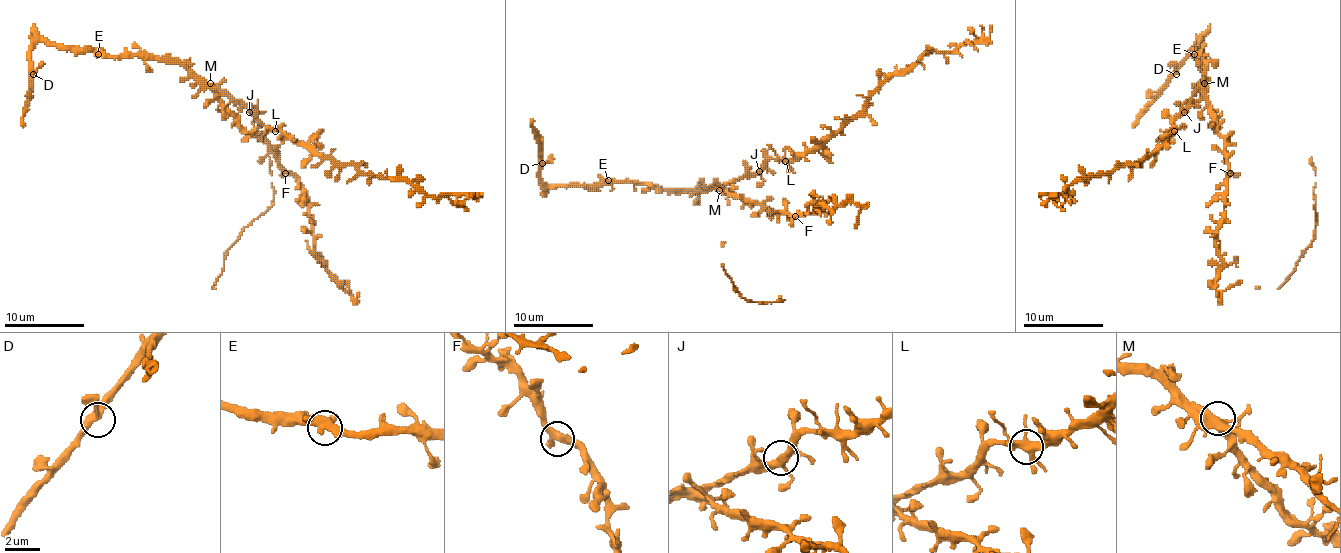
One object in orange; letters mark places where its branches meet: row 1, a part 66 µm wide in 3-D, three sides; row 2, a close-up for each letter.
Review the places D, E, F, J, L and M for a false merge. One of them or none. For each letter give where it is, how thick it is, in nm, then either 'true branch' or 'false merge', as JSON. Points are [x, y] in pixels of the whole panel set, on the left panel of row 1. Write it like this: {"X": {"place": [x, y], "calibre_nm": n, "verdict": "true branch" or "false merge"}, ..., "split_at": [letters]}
{"D": {"place": [33, 74], "calibre_nm": 360, "verdict": "true branch"}, "E": {"place": [98, 54], "calibre_nm": 360, "verdict": "true branch"}, "F": {"place": [285, 173], "calibre_nm": 360, "verdict": "true branch"}, "J": {"place": [249, 112], "calibre_nm": 360, "verdict": "true branch"}, "L": {"place": [275, 131], "calibre_nm": 340, "verdict": "true branch"}, "M": {"place": [210, 83], "calibre_nm": 480, "verdict": "true branch"}, "split_at": []}

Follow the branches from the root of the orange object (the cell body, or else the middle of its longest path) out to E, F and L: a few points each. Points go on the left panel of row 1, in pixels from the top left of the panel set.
E: (216, 89), (204, 87), (174, 62), (98, 54)
F: (216, 89), (220, 103), (248, 131), (253, 131), (267, 145), (285, 173)
L: (216, 89), (240, 99), (275, 131)

